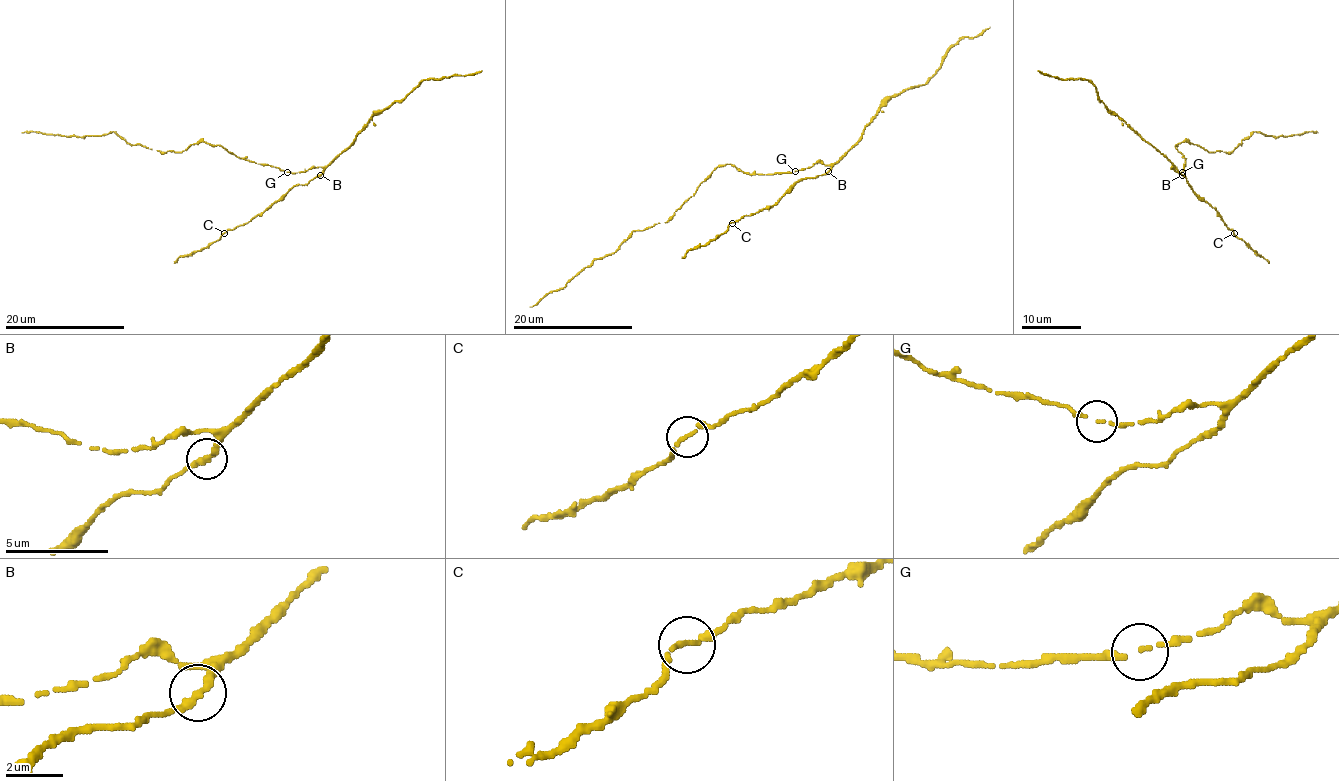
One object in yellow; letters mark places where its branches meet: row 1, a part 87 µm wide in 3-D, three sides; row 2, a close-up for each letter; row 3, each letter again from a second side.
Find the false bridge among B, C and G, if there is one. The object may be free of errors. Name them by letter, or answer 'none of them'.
none of them

